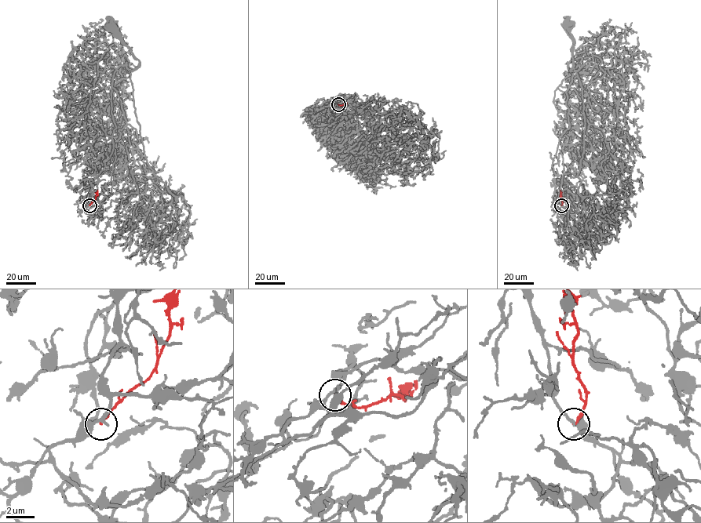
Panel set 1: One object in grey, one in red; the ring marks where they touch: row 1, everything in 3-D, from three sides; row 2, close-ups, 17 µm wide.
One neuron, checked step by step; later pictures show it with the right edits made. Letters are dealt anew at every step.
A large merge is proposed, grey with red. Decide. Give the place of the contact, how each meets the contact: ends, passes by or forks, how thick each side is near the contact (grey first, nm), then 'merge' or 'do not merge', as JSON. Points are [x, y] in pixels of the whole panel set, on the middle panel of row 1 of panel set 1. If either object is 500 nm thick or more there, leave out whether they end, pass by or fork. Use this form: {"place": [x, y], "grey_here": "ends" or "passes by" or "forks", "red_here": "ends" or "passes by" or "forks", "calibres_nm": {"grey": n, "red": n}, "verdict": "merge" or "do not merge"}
{"place": [338, 104], "grey_here": "passes by", "red_here": "ends", "calibres_nm": {"grey": 200, "red": 190}, "verdict": "do not merge"}

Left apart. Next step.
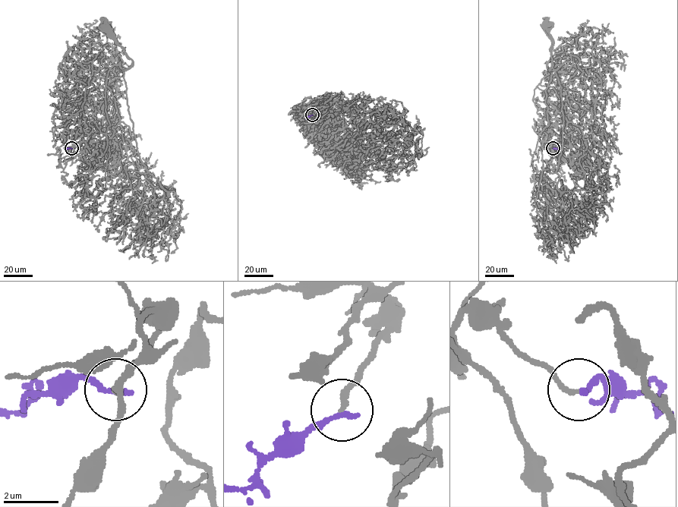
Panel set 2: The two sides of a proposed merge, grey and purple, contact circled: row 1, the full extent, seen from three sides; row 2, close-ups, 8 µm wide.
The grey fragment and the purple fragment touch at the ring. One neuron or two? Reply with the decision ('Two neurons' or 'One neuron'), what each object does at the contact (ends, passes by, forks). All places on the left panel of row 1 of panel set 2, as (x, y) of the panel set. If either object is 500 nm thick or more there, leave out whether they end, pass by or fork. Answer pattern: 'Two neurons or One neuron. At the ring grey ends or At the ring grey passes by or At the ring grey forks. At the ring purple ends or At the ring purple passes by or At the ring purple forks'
One neuron. At the ring grey ends. At the ring purple ends

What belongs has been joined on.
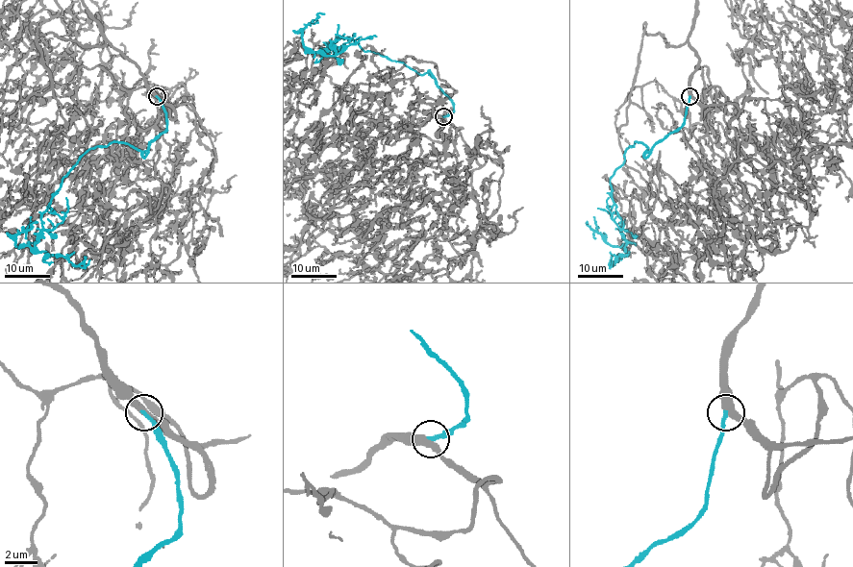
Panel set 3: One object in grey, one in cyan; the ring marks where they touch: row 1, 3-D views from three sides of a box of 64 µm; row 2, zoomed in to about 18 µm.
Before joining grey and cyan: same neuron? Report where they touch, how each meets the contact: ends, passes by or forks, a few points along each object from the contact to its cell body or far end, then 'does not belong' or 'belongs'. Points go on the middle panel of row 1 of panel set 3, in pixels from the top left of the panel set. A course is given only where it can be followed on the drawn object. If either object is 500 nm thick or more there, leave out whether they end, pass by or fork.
at (443, 116); grey passes by; cyan ends there; grey runs (443, 117), (411, 125), (393, 115), (337, 137), (315, 106), (323, 93), (344, 100), (286, 101); cyan runs (443, 116), (453, 101), (427, 73), (348, 36), (310, 51), (302, 30), (324, 14); belongs

